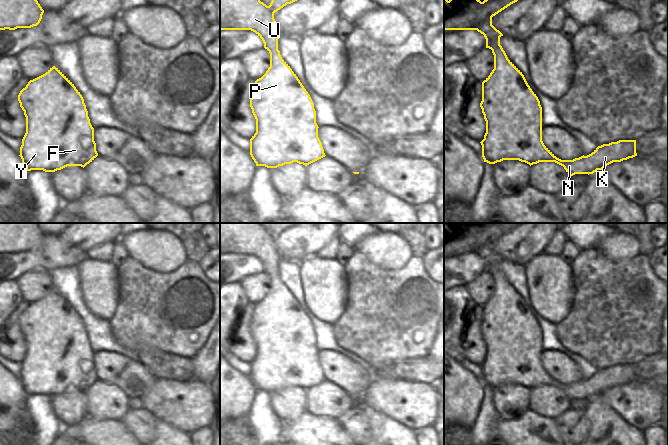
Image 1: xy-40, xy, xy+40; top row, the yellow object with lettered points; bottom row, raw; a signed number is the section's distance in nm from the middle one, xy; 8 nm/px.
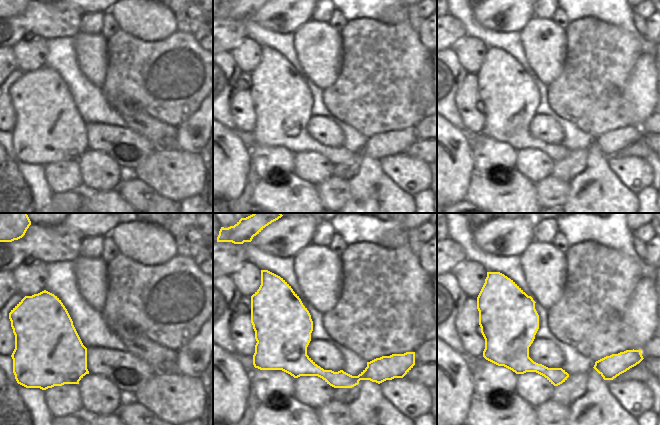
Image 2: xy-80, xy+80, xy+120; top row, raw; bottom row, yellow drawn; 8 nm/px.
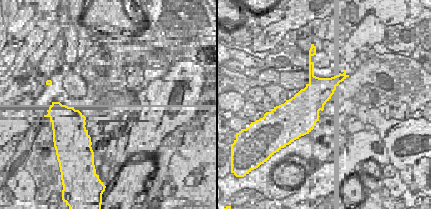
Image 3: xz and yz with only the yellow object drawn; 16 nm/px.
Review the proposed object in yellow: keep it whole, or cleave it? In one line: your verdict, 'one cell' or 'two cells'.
two cells

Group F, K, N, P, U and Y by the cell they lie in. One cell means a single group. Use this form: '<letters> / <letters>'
F K N P Y / U

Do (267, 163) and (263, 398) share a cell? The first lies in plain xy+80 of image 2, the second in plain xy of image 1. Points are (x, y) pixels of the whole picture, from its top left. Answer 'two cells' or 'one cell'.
two cells

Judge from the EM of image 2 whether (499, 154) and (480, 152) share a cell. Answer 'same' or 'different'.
same

